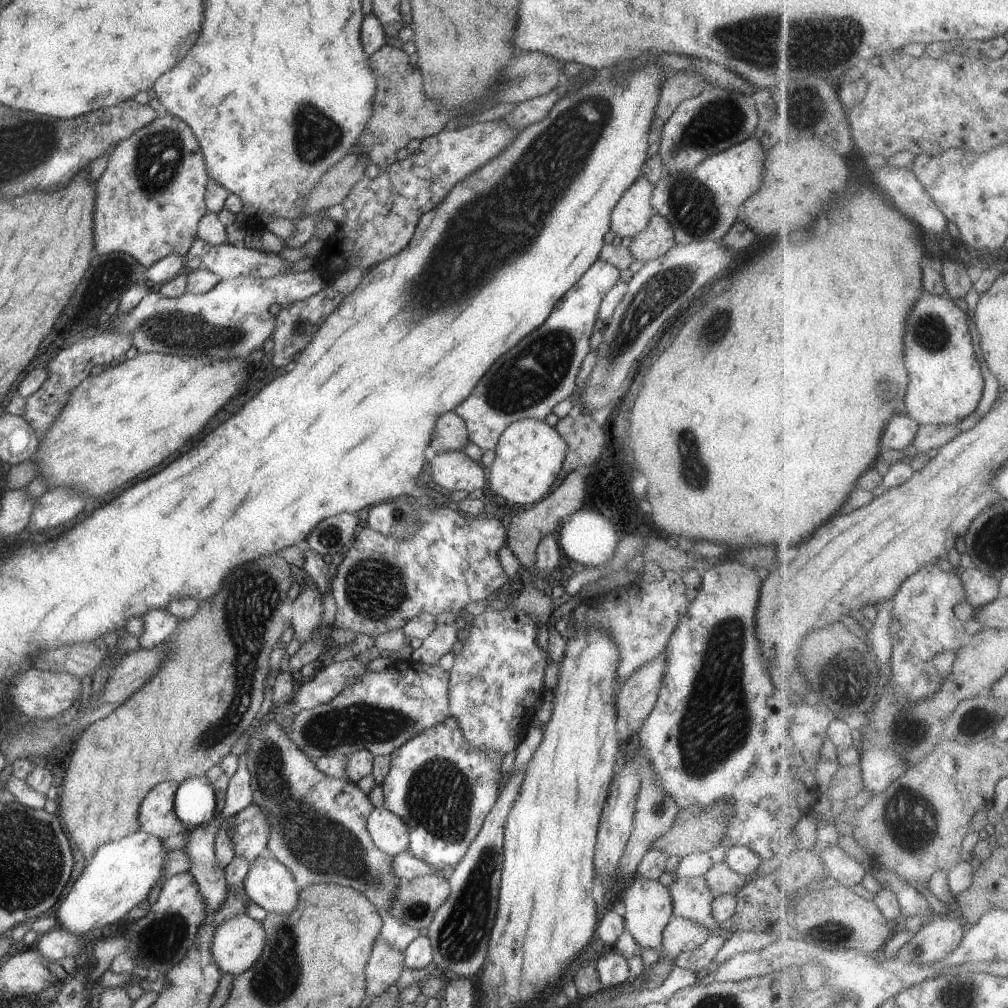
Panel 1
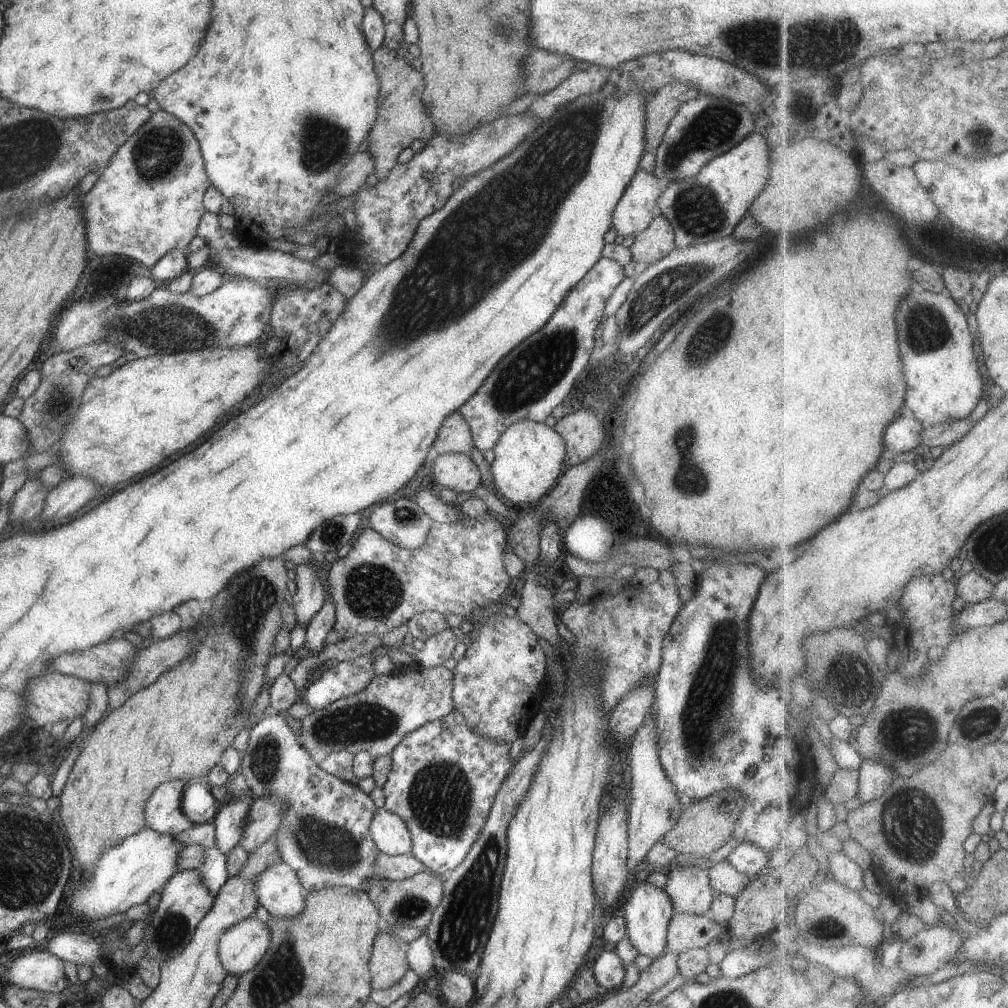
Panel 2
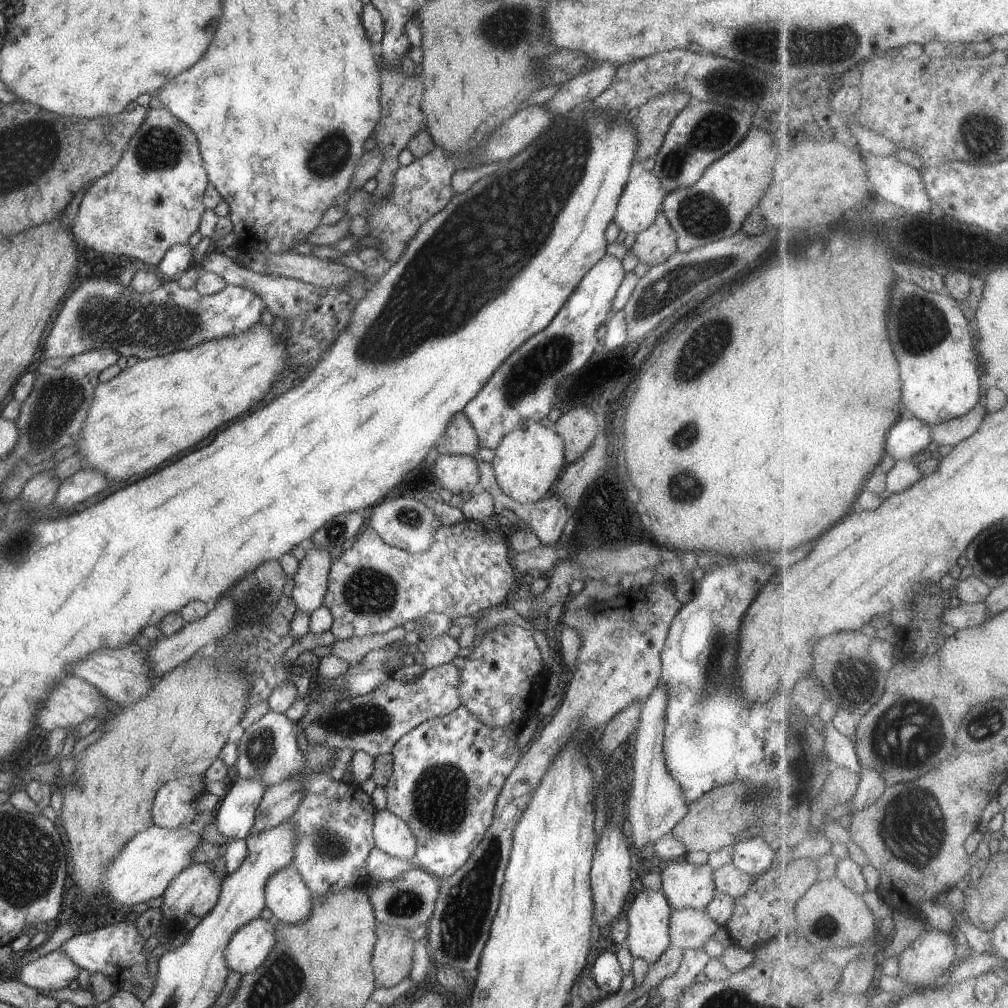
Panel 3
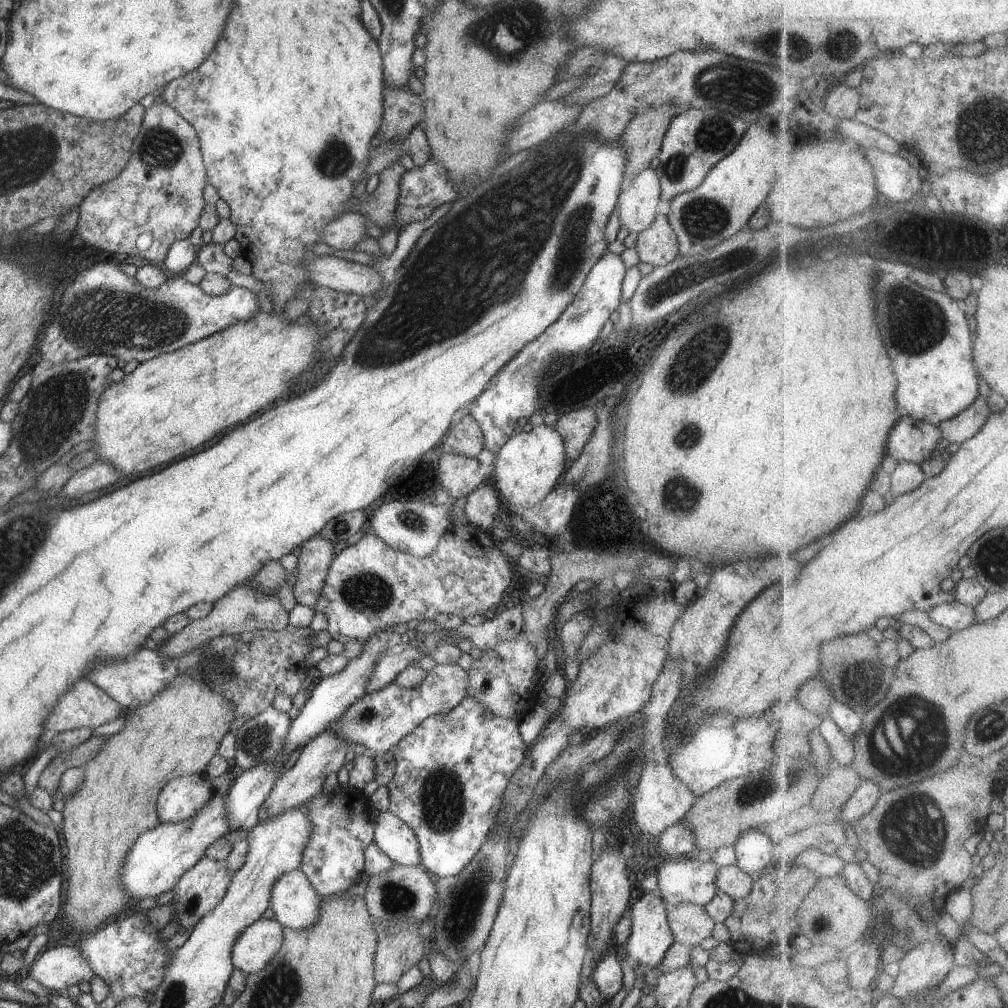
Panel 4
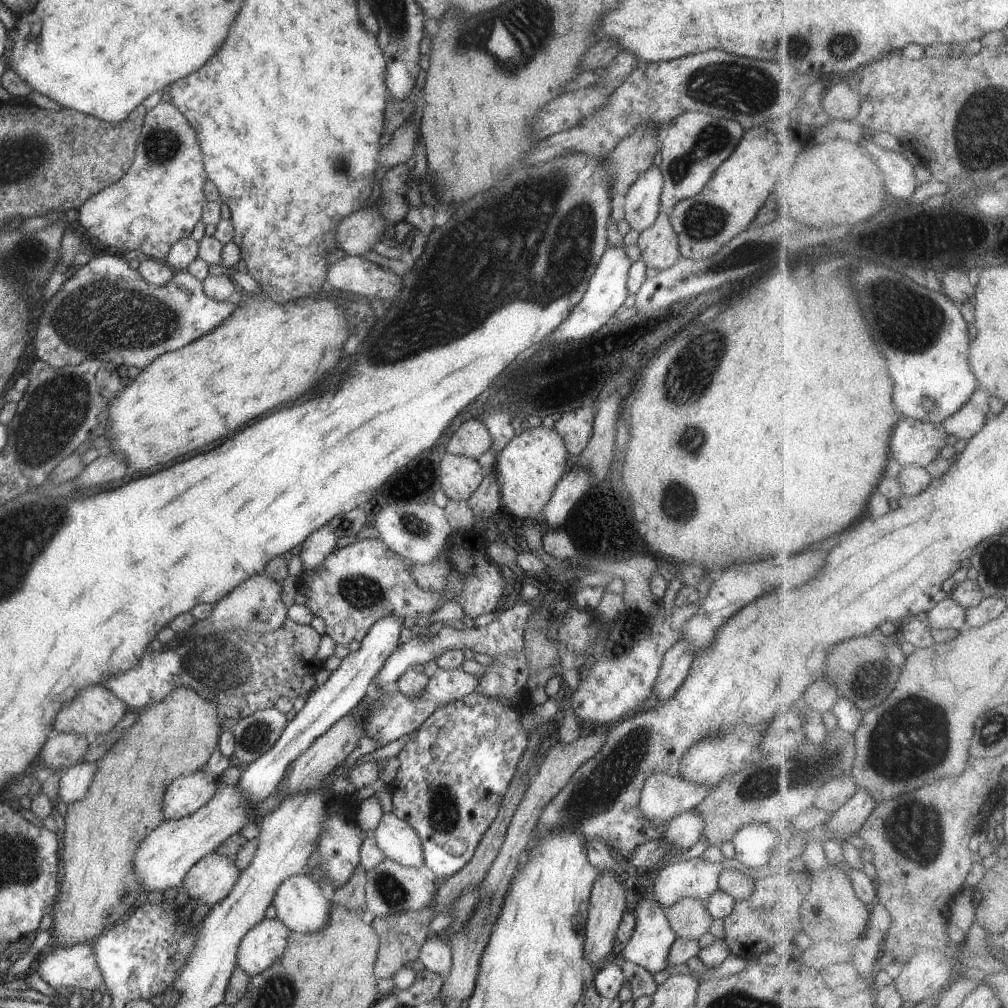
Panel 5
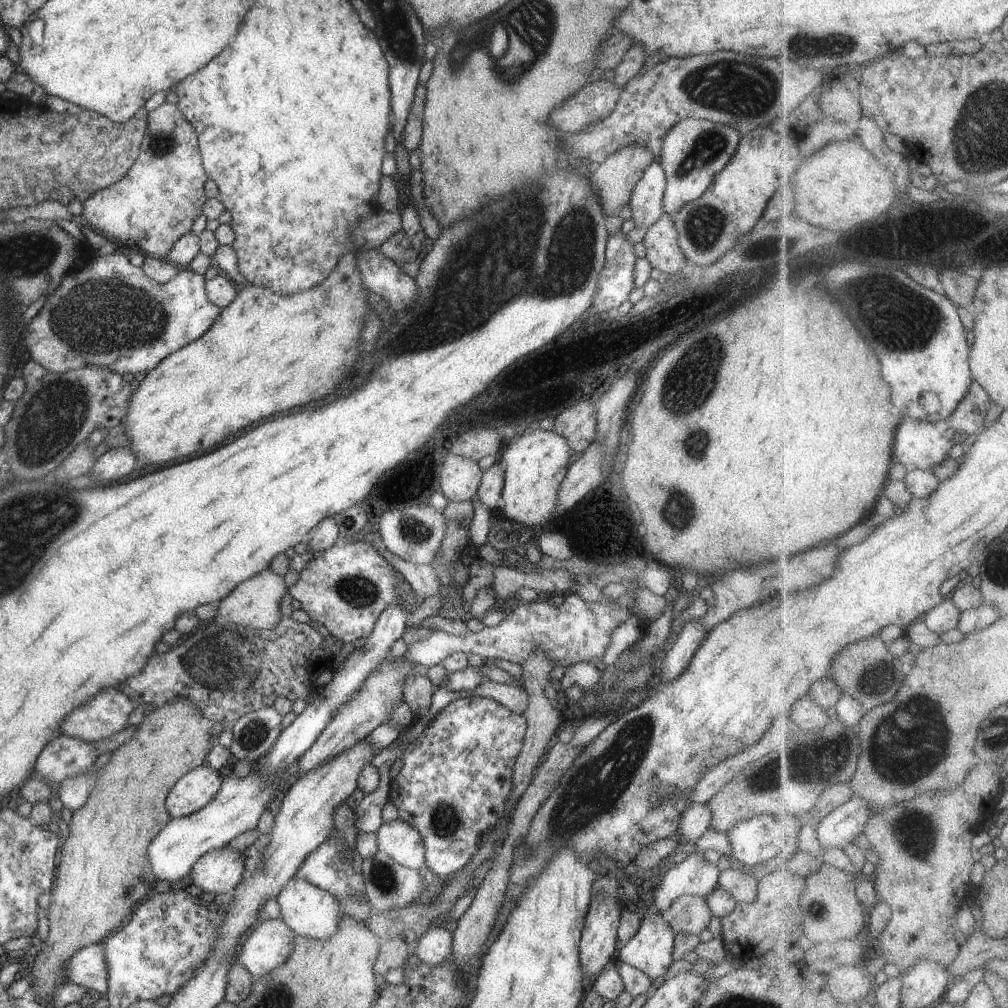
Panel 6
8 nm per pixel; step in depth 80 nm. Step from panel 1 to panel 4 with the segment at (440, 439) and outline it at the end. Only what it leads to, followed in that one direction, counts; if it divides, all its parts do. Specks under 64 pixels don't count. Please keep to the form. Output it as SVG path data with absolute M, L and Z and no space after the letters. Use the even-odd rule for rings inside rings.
M462 411L447 433L442 446L454 455L476 458L484 449L484 438L480 426L470 413Z

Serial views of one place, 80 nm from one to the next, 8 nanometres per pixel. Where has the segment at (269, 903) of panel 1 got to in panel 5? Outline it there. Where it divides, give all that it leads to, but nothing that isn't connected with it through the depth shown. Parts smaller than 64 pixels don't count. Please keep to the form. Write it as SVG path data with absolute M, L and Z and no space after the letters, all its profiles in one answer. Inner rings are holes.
M298 874L286 878L278 888L272 902L276 910L277 919L288 928L289 931L301 934L320 932L320 928L326 928L328 916L331 916L332 903L329 893L325 891L317 881L312 880L306 874Z

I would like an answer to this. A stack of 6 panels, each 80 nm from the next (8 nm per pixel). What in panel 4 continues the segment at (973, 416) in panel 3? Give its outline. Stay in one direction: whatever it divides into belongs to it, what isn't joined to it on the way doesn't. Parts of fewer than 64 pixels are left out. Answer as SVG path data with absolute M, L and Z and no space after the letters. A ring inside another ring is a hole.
M980 396L974 406L966 412L962 412L956 418L944 422L940 426L944 437L951 443L961 445L975 438L988 424L988 420L993 414L992 406L990 406L988 400L989 398L986 398L986 396Z

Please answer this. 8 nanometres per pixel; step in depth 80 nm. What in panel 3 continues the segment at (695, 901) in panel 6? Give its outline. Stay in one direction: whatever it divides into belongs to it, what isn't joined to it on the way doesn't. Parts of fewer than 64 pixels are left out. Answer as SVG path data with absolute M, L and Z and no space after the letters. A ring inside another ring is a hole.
M692 907L676 909L669 918L669 935L674 947L702 949L719 930L719 924L705 910Z

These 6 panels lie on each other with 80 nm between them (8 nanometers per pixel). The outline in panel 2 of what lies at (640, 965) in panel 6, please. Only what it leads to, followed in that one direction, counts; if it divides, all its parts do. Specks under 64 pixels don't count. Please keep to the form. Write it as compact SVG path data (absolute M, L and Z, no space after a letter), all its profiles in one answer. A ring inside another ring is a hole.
M646 881L638 882L638 884L636 891L630 894L626 904L622 906L627 937L640 955L656 959L666 952L667 929L672 916L675 914L674 908L666 890Z

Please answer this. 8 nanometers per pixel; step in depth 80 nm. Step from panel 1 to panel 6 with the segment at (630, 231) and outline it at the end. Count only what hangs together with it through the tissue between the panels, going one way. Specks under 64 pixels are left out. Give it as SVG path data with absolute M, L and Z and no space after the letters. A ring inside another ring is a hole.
M652 161L633 188L629 202L637 227L648 228L663 215L666 177L662 165Z

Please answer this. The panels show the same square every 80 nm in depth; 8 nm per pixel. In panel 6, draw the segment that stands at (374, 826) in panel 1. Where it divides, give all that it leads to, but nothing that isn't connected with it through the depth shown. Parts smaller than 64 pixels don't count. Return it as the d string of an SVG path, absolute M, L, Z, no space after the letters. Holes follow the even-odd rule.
M398 818L380 825L375 833L379 850L398 864L417 871L424 866L426 859L422 835L412 825Z

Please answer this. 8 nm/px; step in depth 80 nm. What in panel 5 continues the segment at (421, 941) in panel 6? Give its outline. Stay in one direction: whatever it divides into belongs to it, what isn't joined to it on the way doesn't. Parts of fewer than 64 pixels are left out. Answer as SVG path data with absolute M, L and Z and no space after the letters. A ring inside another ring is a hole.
M440 934L430 935L424 942L418 959L427 970L446 979L450 975L453 964L448 937L441 937Z

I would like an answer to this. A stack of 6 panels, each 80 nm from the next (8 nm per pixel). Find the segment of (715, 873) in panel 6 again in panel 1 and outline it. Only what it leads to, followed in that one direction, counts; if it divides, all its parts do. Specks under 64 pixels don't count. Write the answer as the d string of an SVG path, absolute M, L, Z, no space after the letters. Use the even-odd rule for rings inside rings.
M703 876L698 878L677 878L667 887L670 890L674 916L692 920L718 935L723 925L714 919L712 902L715 894L708 888Z

